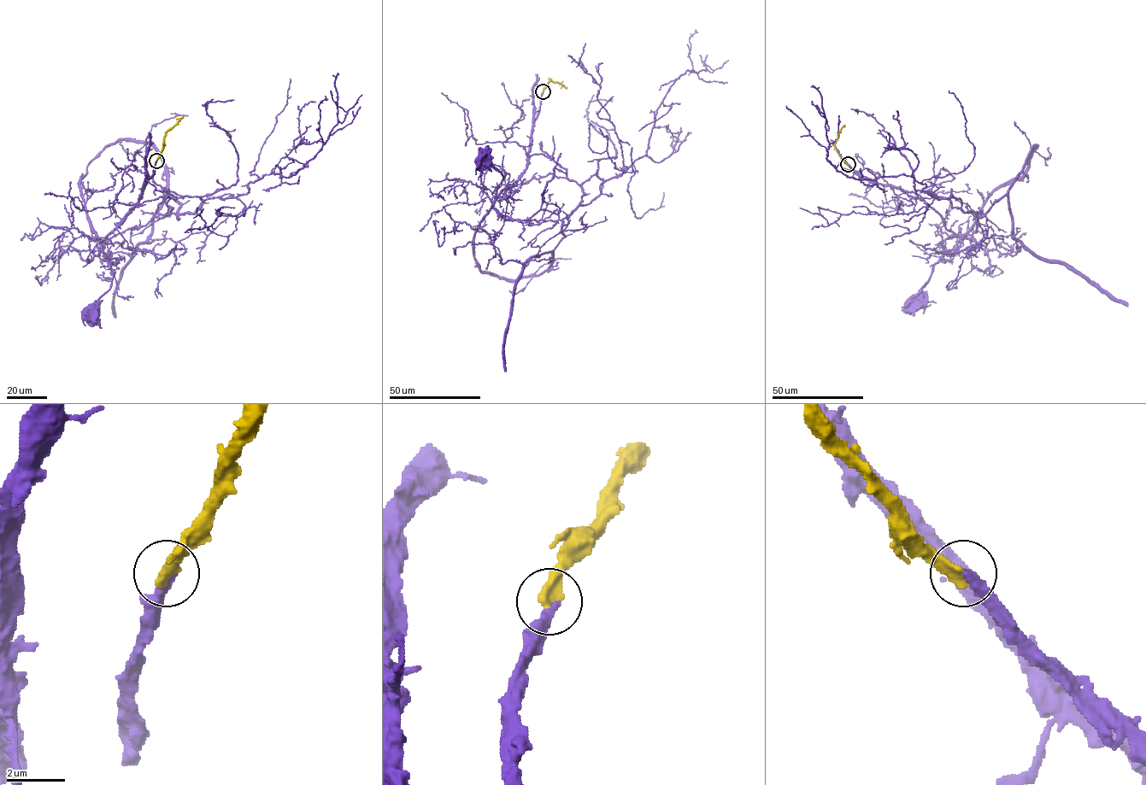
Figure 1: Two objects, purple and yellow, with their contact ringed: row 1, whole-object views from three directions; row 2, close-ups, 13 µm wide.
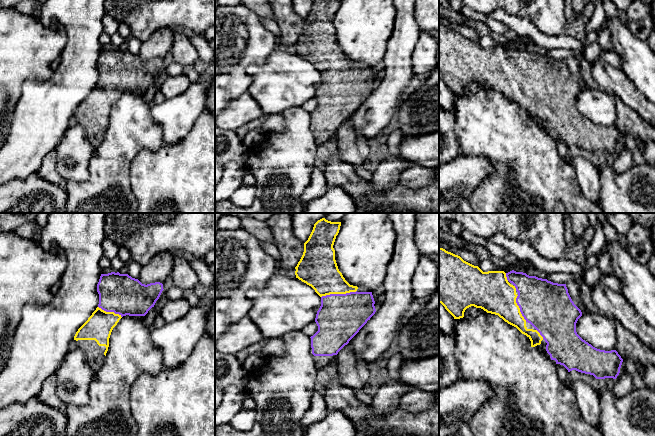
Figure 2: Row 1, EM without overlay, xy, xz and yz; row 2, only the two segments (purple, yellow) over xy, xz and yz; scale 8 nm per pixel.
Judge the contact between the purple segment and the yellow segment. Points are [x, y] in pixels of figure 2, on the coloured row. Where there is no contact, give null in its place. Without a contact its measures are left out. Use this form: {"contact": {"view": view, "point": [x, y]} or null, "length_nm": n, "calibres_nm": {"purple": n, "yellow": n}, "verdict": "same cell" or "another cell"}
{"contact": {"view": "xz", "point": [338, 294]}, "length_nm": 300, "calibres_nm": {"purple": 360, "yellow": 300}, "verdict": "same cell"}

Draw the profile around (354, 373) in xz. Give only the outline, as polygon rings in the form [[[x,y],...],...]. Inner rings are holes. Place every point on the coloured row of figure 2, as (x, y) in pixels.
[[[345,345],[337,354],[338,375],[340,383],[356,393],[367,383],[373,381],[374,376],[369,371],[368,363],[359,359],[349,345]]]

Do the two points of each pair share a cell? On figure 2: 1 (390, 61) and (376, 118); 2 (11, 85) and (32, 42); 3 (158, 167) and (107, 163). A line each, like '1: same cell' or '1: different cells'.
1: same cell
2: same cell
3: different cells

